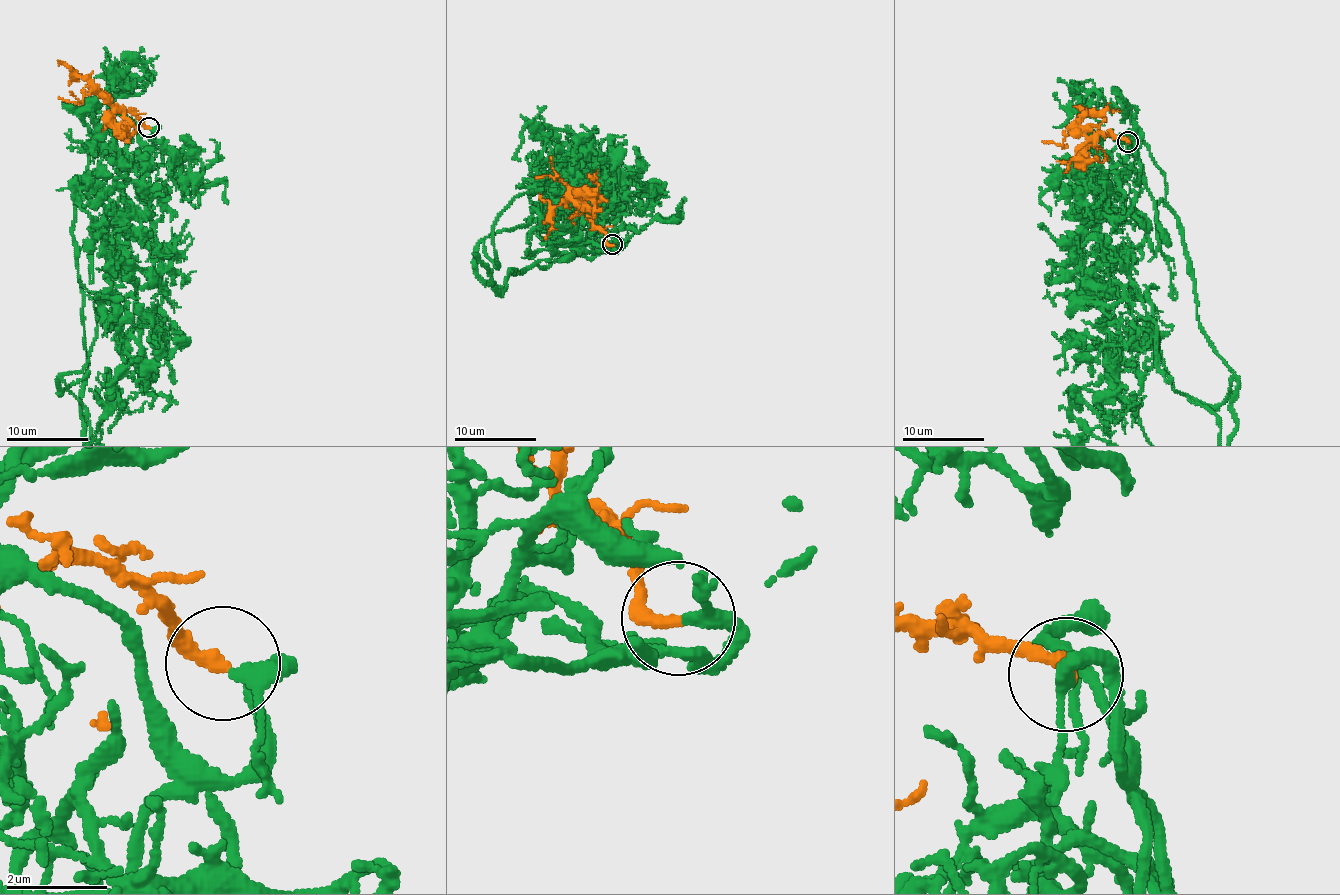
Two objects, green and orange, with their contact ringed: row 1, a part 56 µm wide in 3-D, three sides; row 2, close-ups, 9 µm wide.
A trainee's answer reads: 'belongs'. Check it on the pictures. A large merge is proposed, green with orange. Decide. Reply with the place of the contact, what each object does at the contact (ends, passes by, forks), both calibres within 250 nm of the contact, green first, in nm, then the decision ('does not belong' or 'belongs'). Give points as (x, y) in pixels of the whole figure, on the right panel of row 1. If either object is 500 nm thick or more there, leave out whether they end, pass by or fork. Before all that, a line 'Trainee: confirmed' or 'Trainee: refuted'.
Trainee: confirmed
(1127, 141) | green passes by | orange ends | 240/280 nm | belongs

